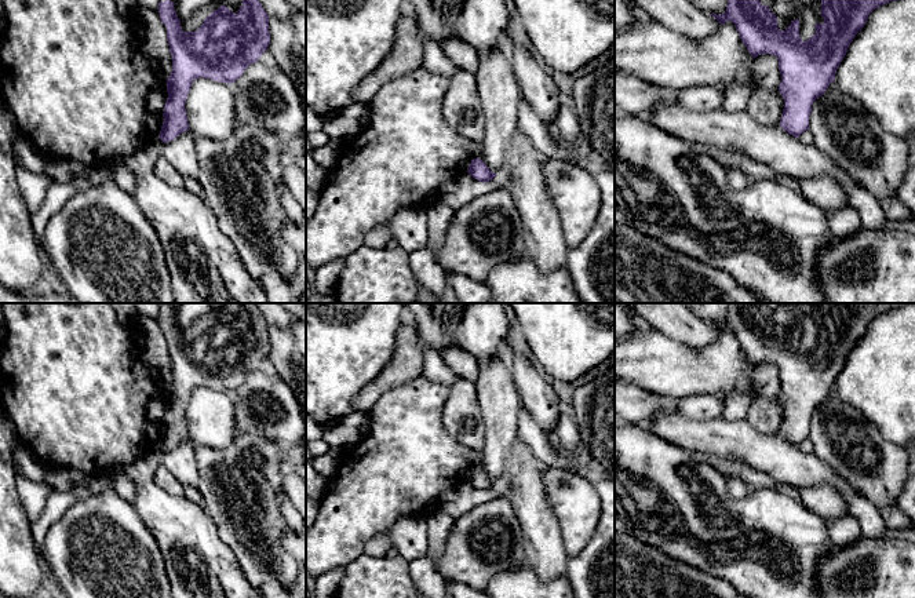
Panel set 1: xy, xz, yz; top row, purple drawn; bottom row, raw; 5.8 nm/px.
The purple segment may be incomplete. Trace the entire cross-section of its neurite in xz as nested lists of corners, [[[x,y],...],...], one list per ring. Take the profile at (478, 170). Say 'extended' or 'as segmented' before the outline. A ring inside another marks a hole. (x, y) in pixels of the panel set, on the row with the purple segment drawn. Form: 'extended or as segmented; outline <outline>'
as segmented; outline [[[478,157],[471,160],[467,172],[469,172],[474,179],[477,179],[477,181],[480,181],[480,182],[484,182],[484,183],[492,181],[492,179],[496,176],[496,174],[492,172],[492,171],[486,167],[486,164],[485,164],[482,160],[480,160]]]

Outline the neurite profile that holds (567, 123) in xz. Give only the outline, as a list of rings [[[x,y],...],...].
[[[559,106],[554,128],[559,132],[568,146],[573,145],[583,135],[575,110]]]

